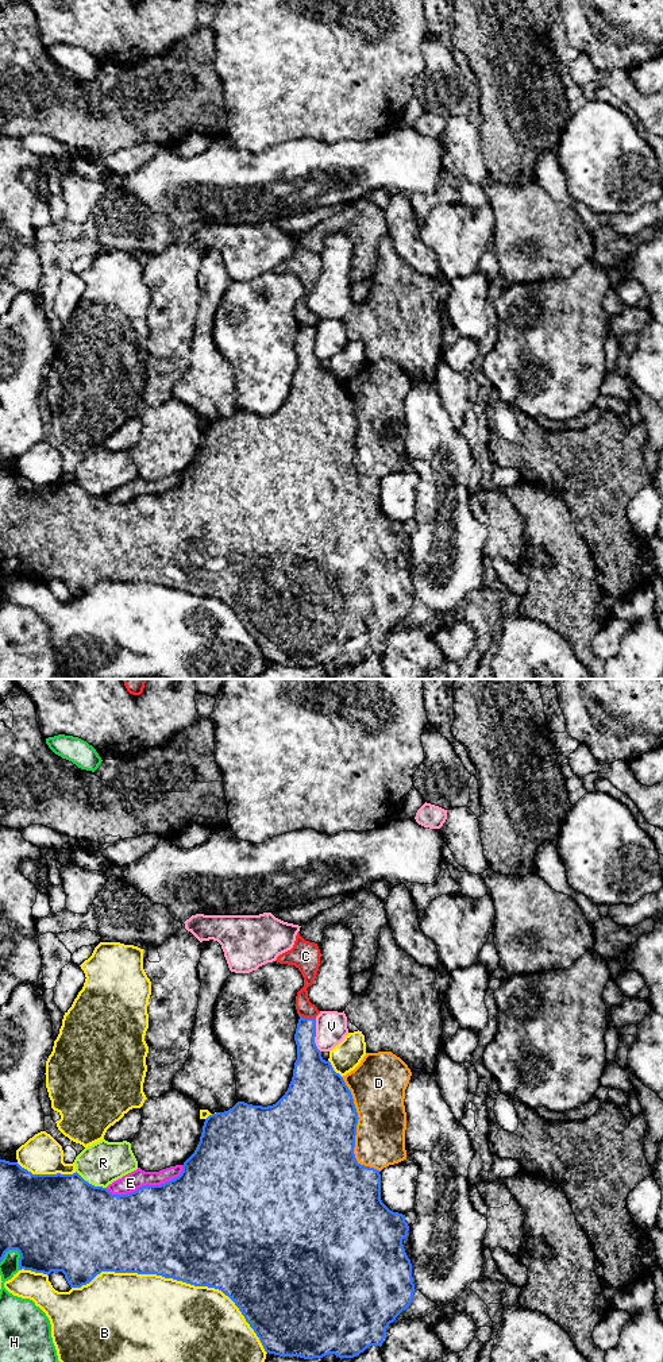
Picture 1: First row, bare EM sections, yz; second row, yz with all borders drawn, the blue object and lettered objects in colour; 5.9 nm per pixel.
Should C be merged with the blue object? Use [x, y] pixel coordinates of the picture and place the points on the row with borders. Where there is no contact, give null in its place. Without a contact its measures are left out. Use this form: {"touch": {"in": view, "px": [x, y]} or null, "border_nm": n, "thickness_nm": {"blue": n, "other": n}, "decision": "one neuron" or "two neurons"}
{"touch": {"in": "yz", "px": [308, 1018]}, "border_nm": 100, "thickness_nm": {"blue": 150, "other": 100}, "decision": "two neurons"}

